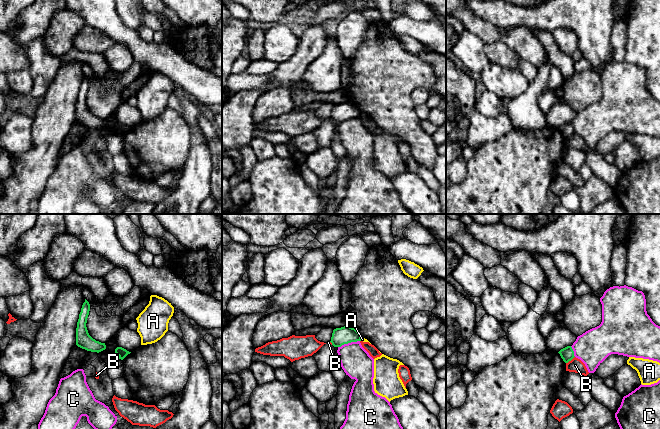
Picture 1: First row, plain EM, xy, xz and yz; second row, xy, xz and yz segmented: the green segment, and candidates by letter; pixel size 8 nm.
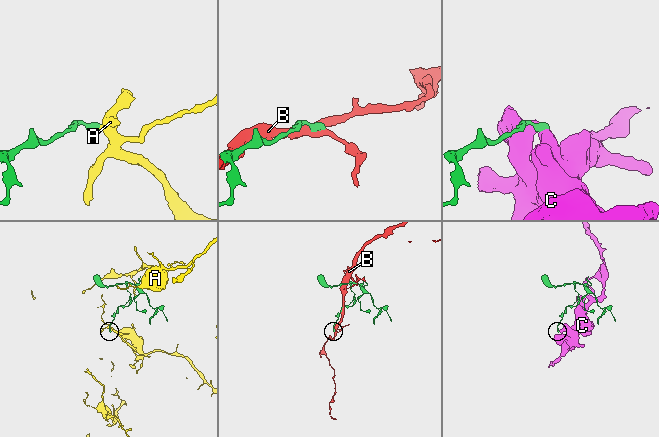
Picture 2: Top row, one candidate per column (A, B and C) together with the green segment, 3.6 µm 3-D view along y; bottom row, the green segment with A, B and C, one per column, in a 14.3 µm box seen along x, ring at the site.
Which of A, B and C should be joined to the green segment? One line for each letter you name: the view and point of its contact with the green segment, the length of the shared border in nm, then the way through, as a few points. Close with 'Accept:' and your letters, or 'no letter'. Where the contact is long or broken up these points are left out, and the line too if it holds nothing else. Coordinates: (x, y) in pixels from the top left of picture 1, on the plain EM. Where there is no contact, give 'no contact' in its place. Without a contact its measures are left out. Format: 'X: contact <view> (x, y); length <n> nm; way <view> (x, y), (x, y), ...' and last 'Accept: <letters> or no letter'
Accept: no letter

